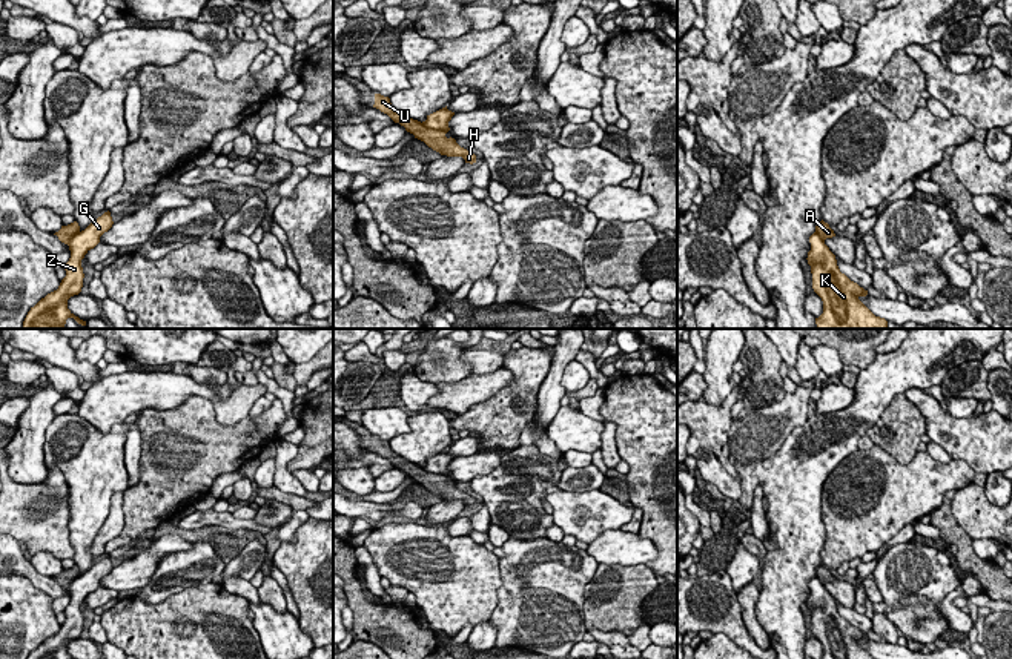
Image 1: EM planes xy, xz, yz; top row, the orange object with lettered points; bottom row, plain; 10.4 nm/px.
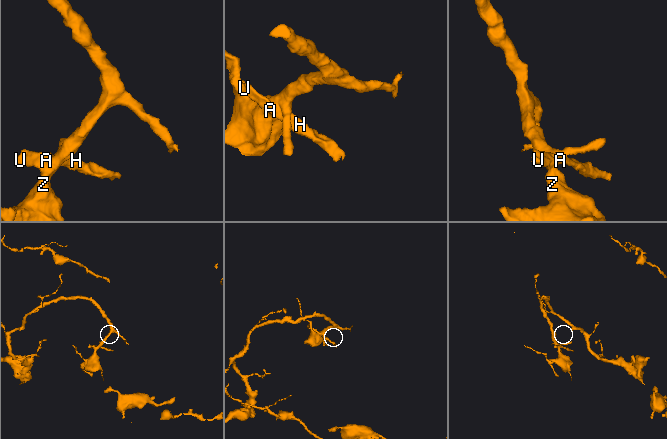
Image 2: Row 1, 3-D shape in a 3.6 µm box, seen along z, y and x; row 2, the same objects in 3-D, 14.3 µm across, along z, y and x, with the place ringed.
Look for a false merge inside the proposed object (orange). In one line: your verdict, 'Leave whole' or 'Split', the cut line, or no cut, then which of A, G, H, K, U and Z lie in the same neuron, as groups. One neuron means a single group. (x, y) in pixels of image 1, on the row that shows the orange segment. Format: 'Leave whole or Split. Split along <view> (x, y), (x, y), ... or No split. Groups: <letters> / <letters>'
Split. Split along xz (421, 123), (444, 134). Groups: A H U / G K Z

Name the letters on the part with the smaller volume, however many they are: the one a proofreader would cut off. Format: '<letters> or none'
A, H, U

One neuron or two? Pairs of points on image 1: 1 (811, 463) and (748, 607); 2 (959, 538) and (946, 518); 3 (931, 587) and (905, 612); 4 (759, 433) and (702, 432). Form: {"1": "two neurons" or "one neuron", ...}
{"1": "two neurons", "2": "one neuron", "3": "one neuron", "4": "two neurons"}

